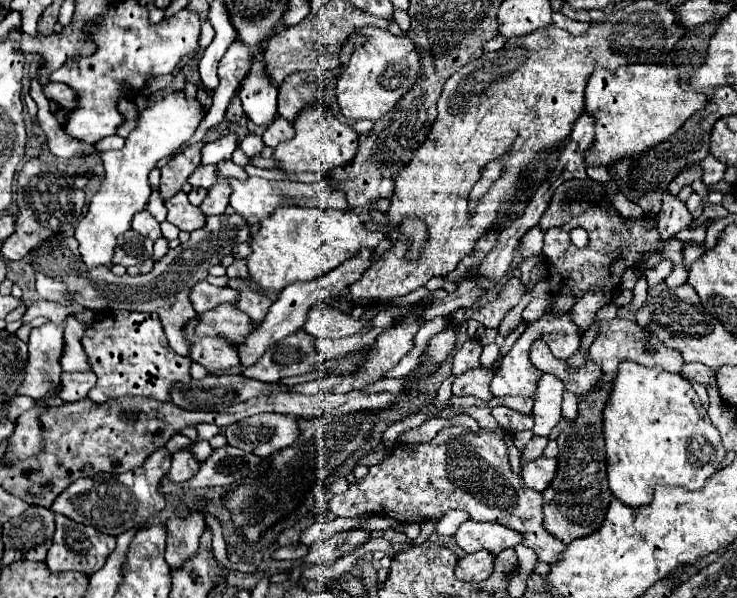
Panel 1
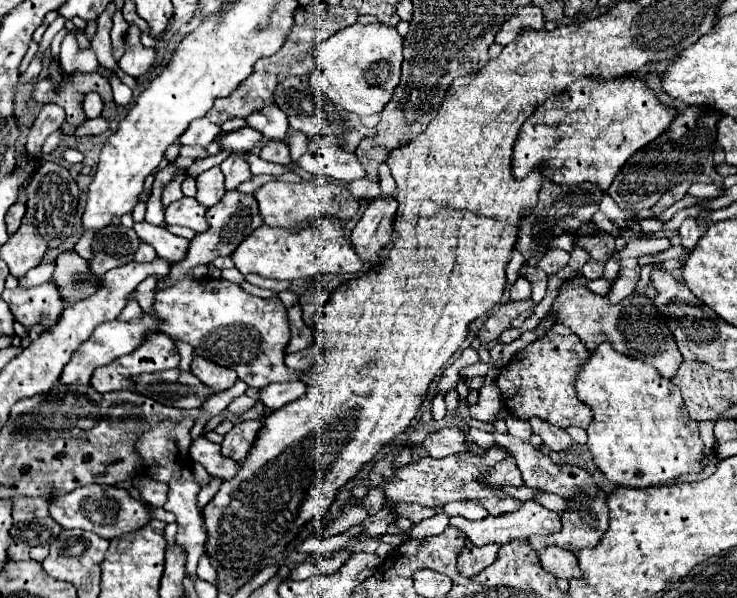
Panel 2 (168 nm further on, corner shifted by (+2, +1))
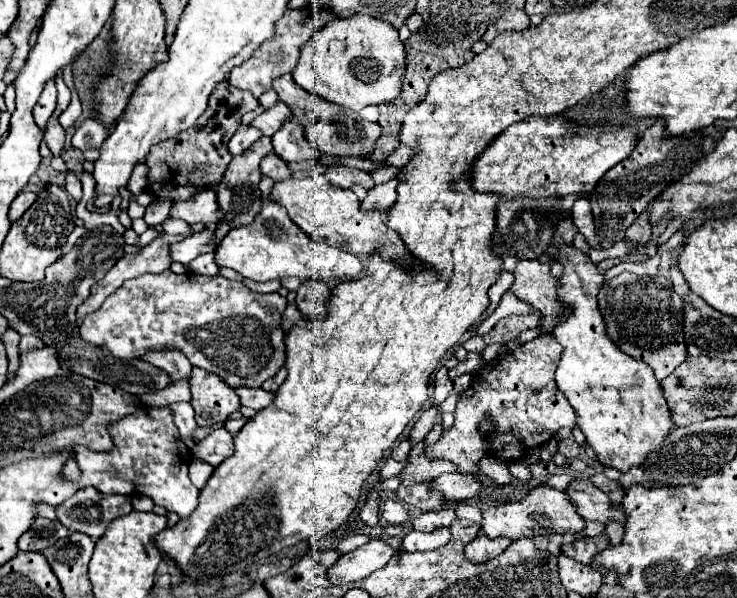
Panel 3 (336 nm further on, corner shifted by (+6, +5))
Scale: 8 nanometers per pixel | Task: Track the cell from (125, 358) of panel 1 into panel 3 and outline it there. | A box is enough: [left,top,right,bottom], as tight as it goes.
[144,350,192,382]

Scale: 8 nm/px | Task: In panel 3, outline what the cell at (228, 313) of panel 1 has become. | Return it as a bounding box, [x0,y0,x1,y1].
[80,270,286,388]

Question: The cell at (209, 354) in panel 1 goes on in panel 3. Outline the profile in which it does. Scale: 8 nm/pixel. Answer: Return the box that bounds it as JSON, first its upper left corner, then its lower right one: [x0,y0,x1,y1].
[190,368,240,426]

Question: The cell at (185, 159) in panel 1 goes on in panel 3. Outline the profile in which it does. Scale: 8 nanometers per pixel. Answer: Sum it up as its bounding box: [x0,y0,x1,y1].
[228,4,336,98]

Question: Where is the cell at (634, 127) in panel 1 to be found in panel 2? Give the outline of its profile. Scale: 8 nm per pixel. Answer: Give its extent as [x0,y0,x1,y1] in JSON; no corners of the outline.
[512,76,674,190]

